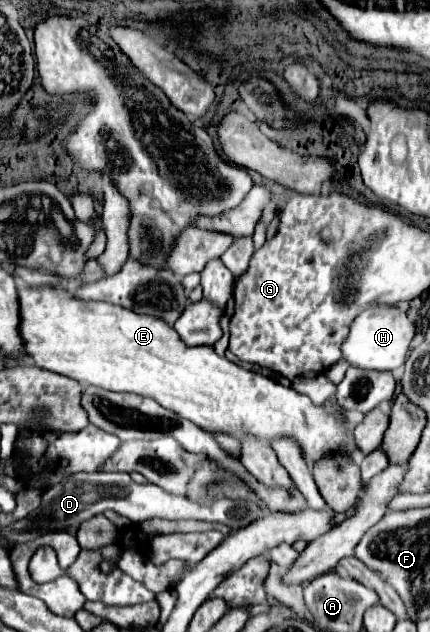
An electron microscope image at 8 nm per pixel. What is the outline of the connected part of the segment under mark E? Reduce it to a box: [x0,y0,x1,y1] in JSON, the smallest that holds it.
[18,288,360,468]

